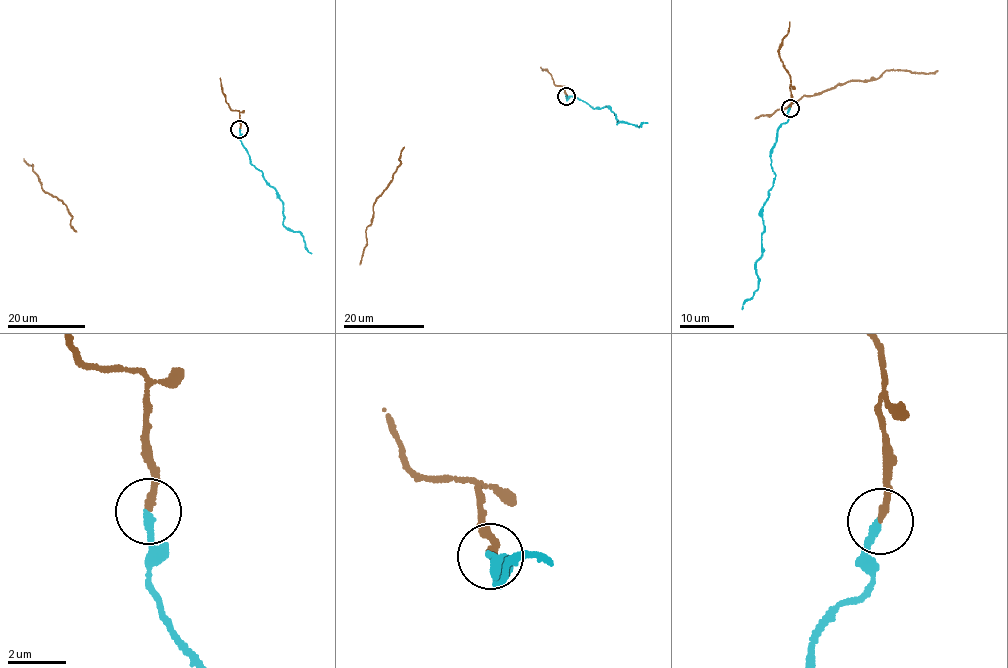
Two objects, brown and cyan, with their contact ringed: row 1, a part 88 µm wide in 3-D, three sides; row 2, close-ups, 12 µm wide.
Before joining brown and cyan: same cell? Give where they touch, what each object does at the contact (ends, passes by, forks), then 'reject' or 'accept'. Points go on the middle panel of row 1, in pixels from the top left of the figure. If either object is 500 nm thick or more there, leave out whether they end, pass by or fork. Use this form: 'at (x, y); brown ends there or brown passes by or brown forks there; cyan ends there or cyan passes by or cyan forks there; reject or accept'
at (566, 96); brown ends there; cyan ends there; accept

